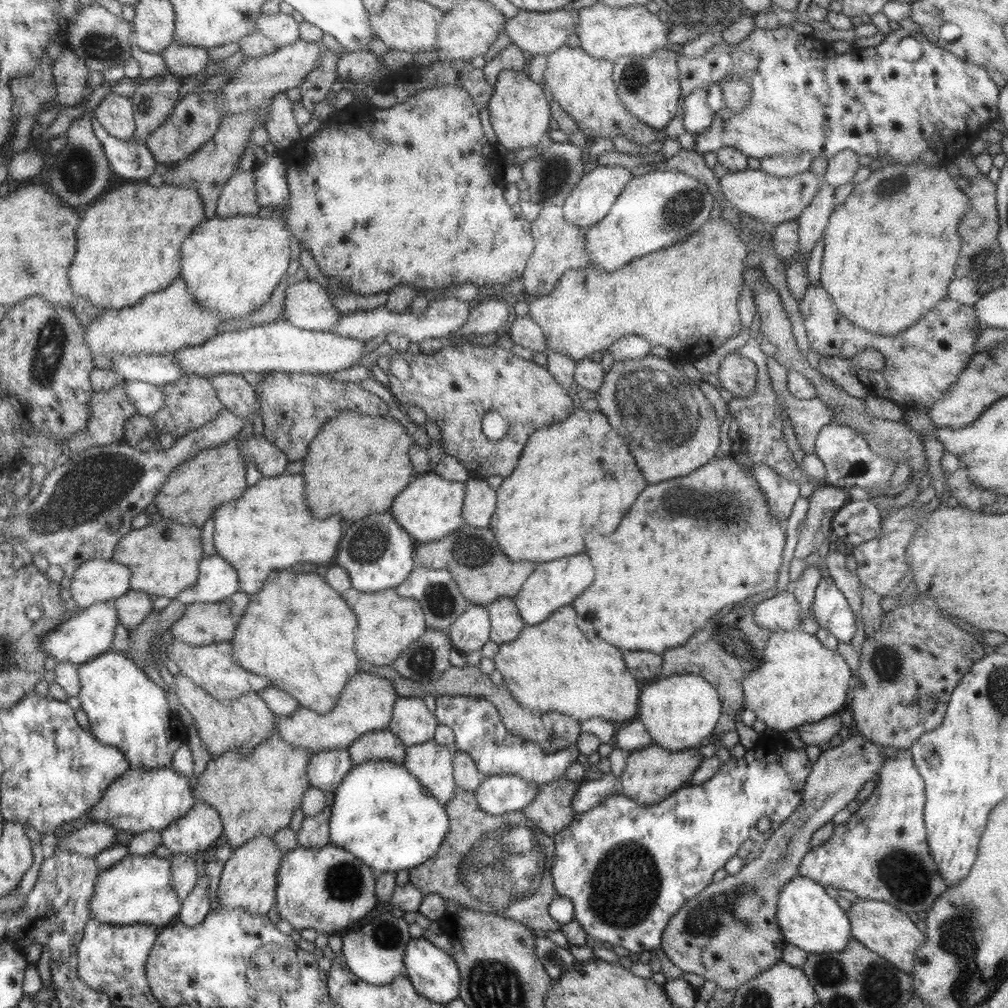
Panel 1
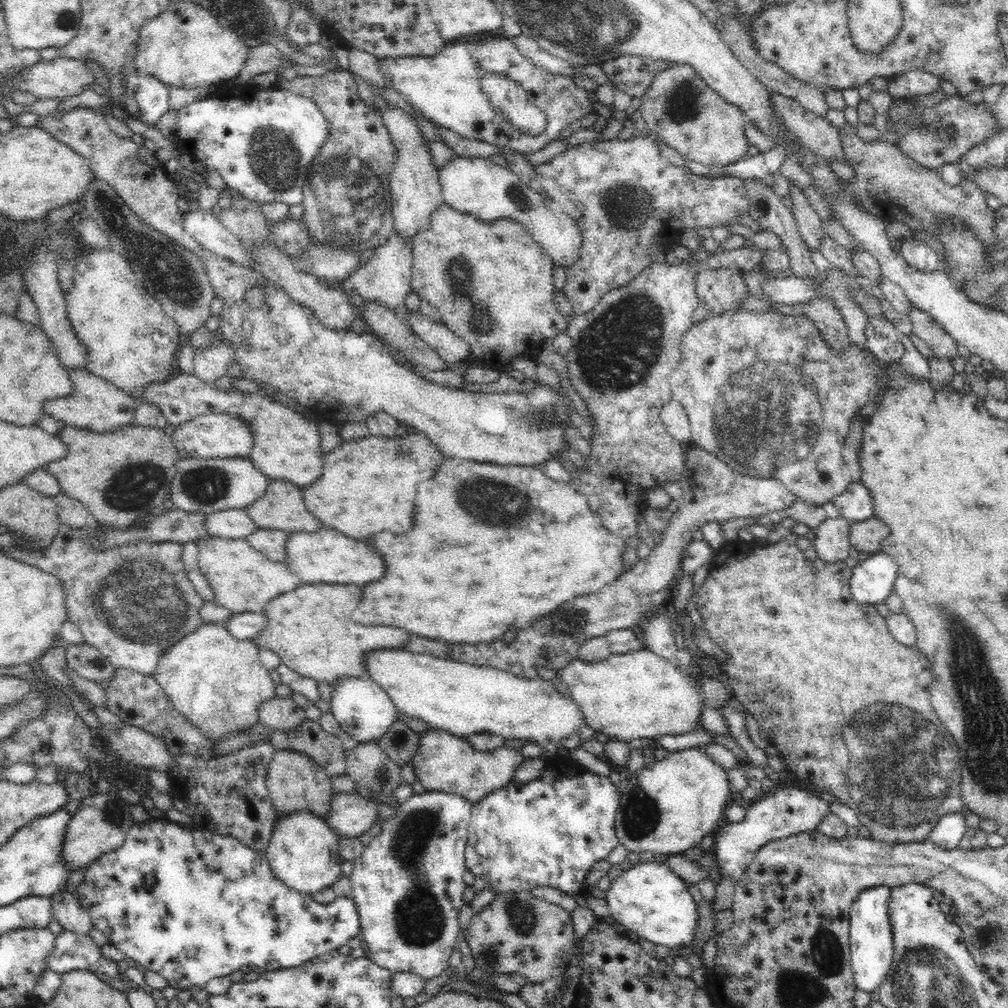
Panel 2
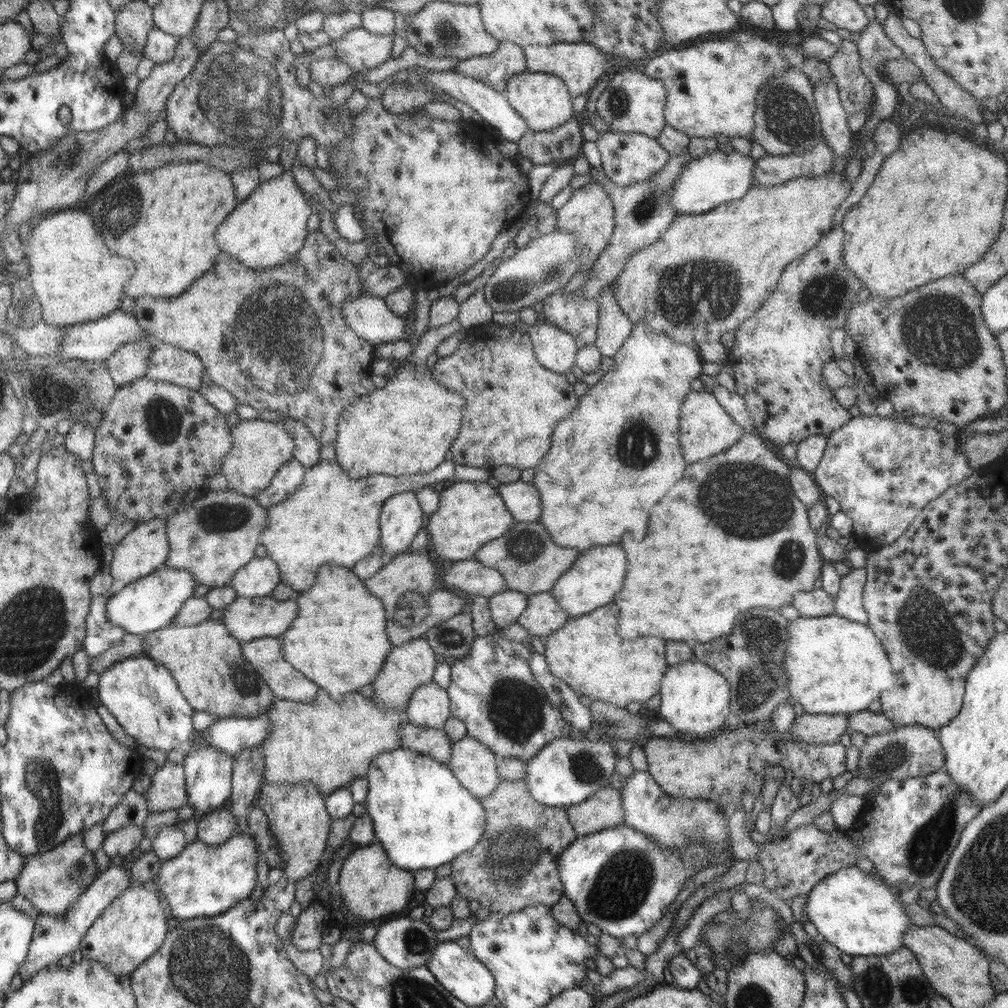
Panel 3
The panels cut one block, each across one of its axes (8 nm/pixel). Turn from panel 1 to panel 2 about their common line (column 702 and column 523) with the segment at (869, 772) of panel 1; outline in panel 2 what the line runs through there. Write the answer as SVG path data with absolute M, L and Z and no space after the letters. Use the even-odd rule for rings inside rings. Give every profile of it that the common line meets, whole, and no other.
M528 890L497 894L496 898L486 908L483 908L482 912L478 911L472 917L464 932L475 966L487 973L518 974L528 982L540 984L543 980L557 979L564 975L573 963L576 934L571 914L559 905L536 897Z

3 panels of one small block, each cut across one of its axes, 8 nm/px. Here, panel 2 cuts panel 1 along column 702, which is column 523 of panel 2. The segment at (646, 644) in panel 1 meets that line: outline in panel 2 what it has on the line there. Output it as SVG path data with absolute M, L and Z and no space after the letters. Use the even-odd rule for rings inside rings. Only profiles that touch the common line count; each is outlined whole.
M446 457L438 467L438 474L430 478L430 482L422 482L422 486L418 486L418 514L414 514L414 516L416 516L414 530L410 530L406 534L378 534L378 538L374 538L374 546L378 546L378 550L382 550L382 558L386 558L386 574L384 574L384 578L380 578L380 582L372 582L370 586L362 587L362 602L358 602L358 610L354 610L354 614L350 614L350 622L374 624L374 626L394 626L394 628L402 628L402 630L419 637L422 636L422 638L478 645L480 642L492 642L492 640L502 638L502 634L508 630L506 626L522 628L522 626L530 624L532 620L546 616L548 612L556 610L560 604L564 604L576 596L586 596L590 592L600 590L602 586L606 586L610 582L616 582L618 576L621 577L622 573L626 572L625 566L630 566L630 563L624 562L624 558L626 558L624 542L626 540L604 530L606 527L602 526L602 519L598 518L600 515L597 510L593 510L593 507L589 506L585 495L574 490L574 487L570 486L570 481L554 481L554 478L544 475L538 467L502 466Z

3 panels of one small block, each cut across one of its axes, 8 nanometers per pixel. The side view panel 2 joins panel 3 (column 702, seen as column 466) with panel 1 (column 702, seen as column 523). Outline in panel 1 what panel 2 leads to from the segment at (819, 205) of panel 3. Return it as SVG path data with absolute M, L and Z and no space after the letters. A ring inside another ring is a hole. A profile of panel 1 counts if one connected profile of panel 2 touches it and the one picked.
M710 217L694 236L629 262L615 272L590 266L569 270L552 293L529 304L529 316L542 327L547 349L564 353L576 362L589 358L593 352L609 350L614 341L630 335L642 336L653 346L664 346L670 352L684 352L686 346L688 352L706 354L736 336L742 328L736 302L744 284L746 256L752 250L748 246L748 240L742 241L740 228L734 228L722 217Z

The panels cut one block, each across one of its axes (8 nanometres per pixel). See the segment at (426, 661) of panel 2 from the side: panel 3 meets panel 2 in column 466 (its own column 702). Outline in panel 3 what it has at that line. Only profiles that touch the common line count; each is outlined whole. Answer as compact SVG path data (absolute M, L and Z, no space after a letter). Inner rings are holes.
M687 661L669 666L662 677L660 693L660 718L672 725L674 730L692 736L708 736L720 730L730 720L729 704L732 700L732 686L725 675L702 662Z

